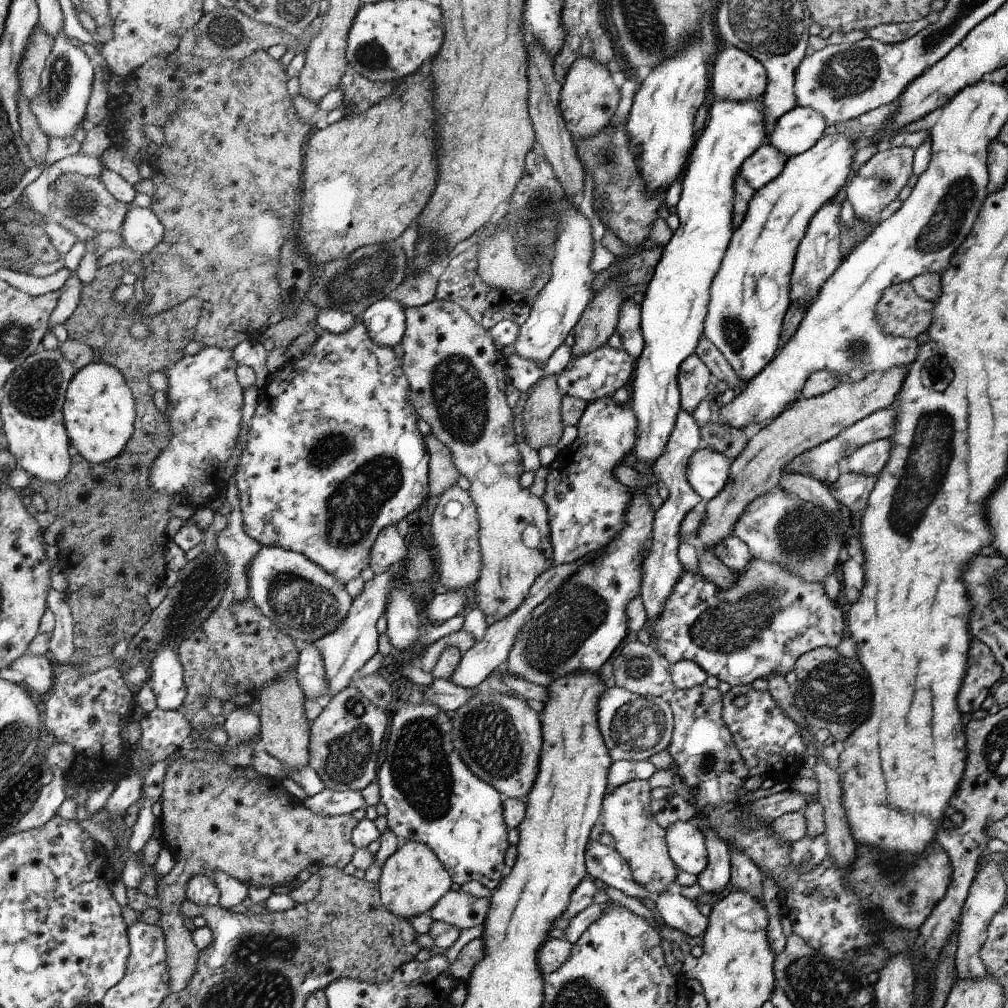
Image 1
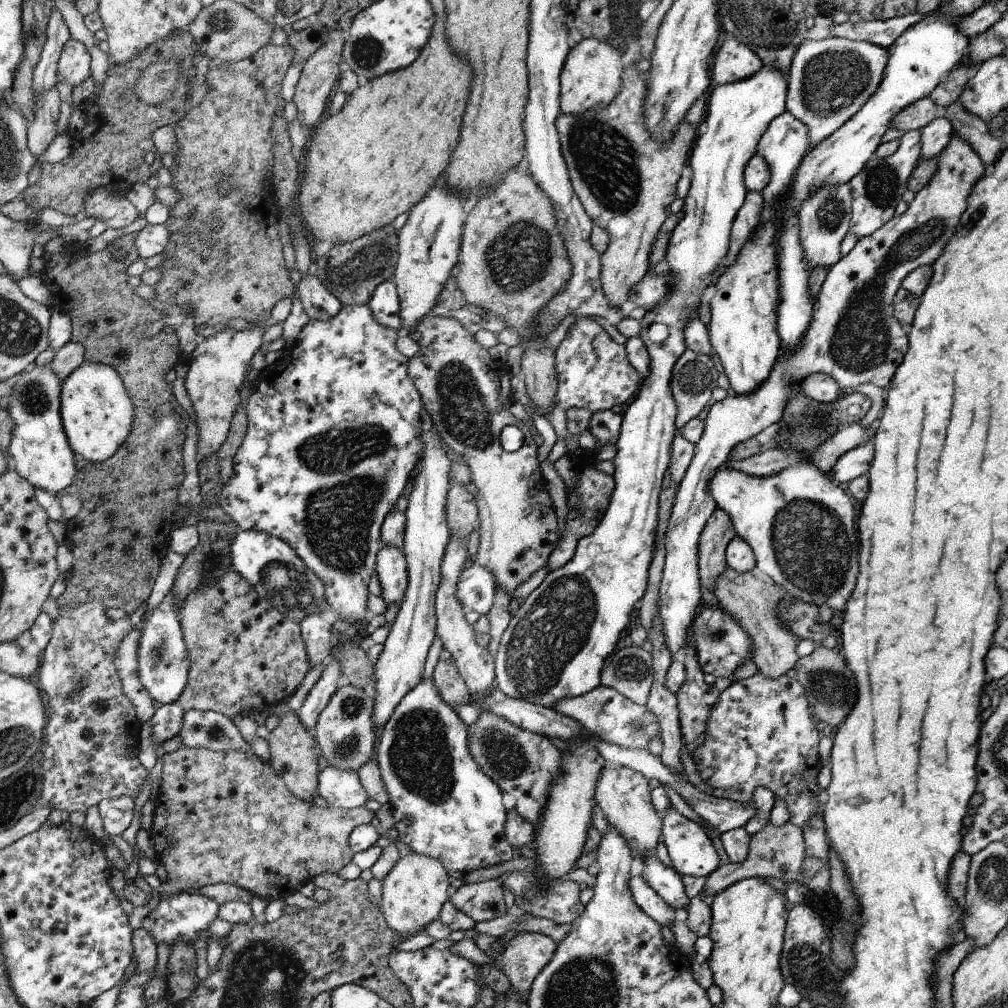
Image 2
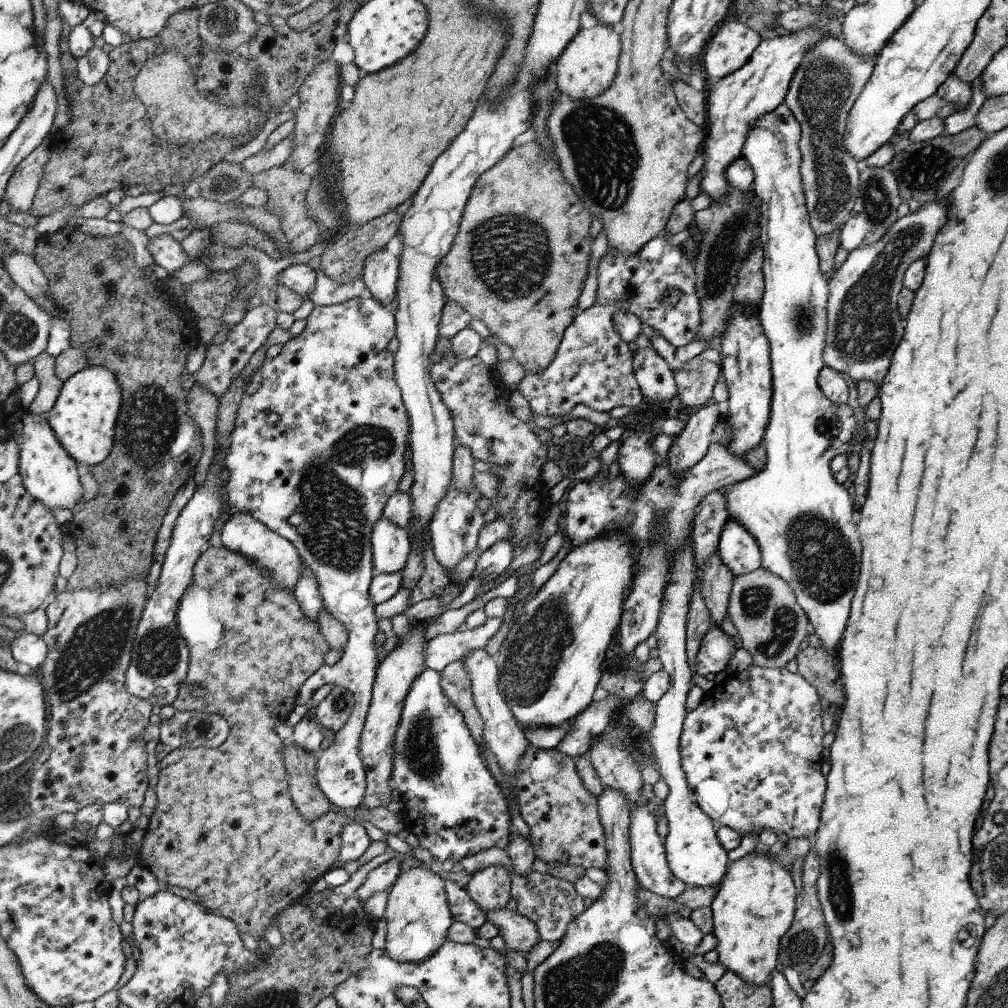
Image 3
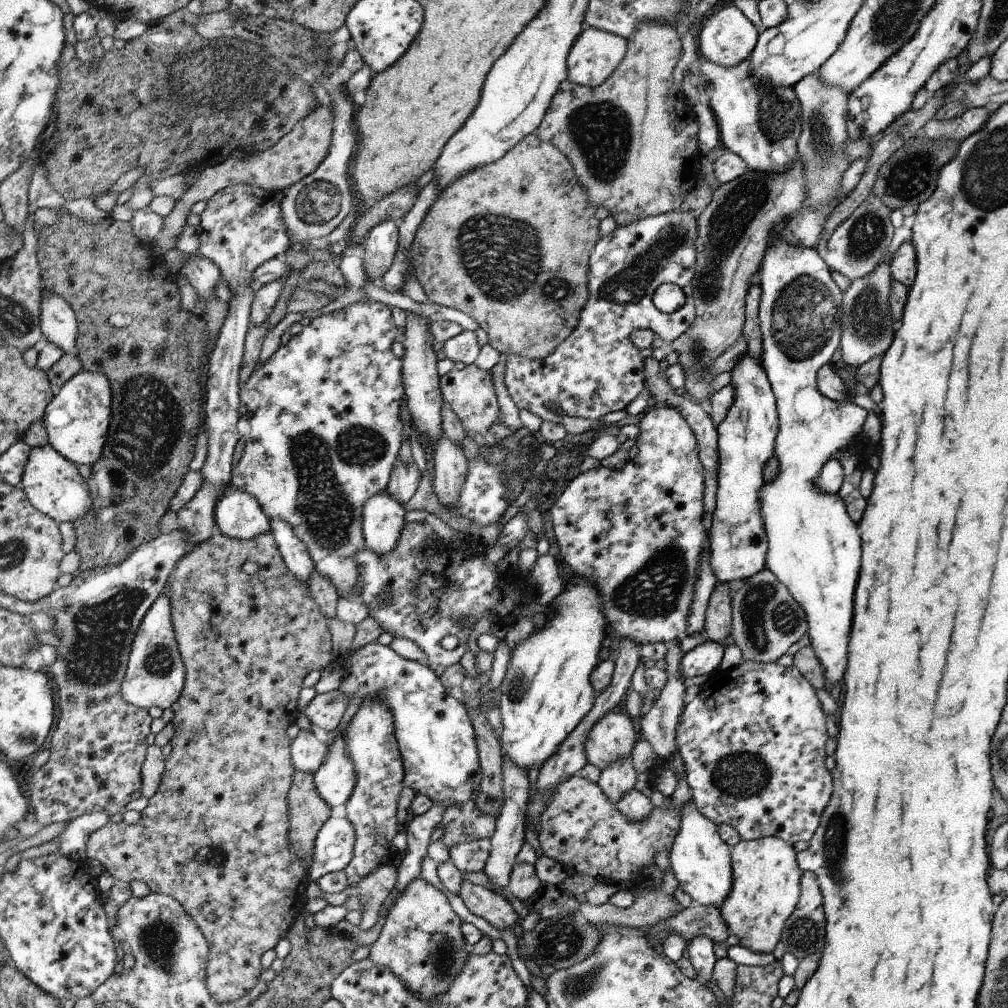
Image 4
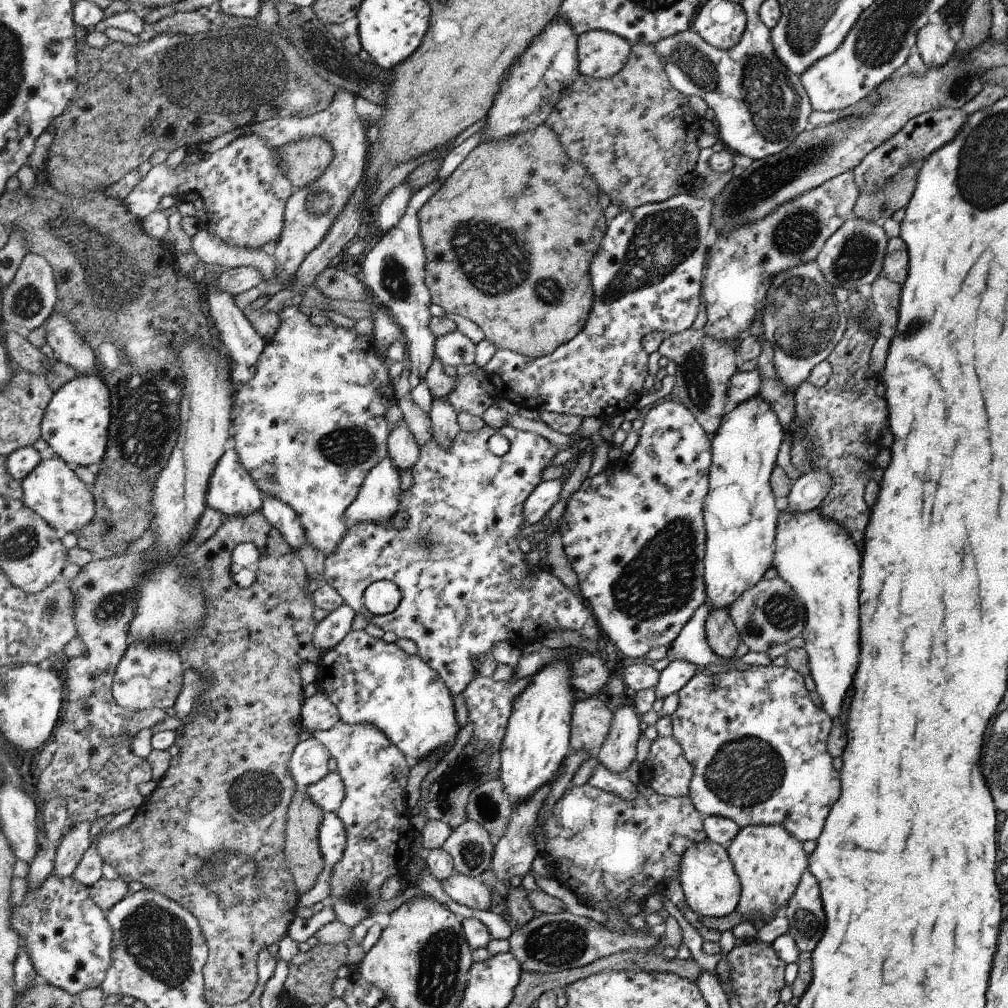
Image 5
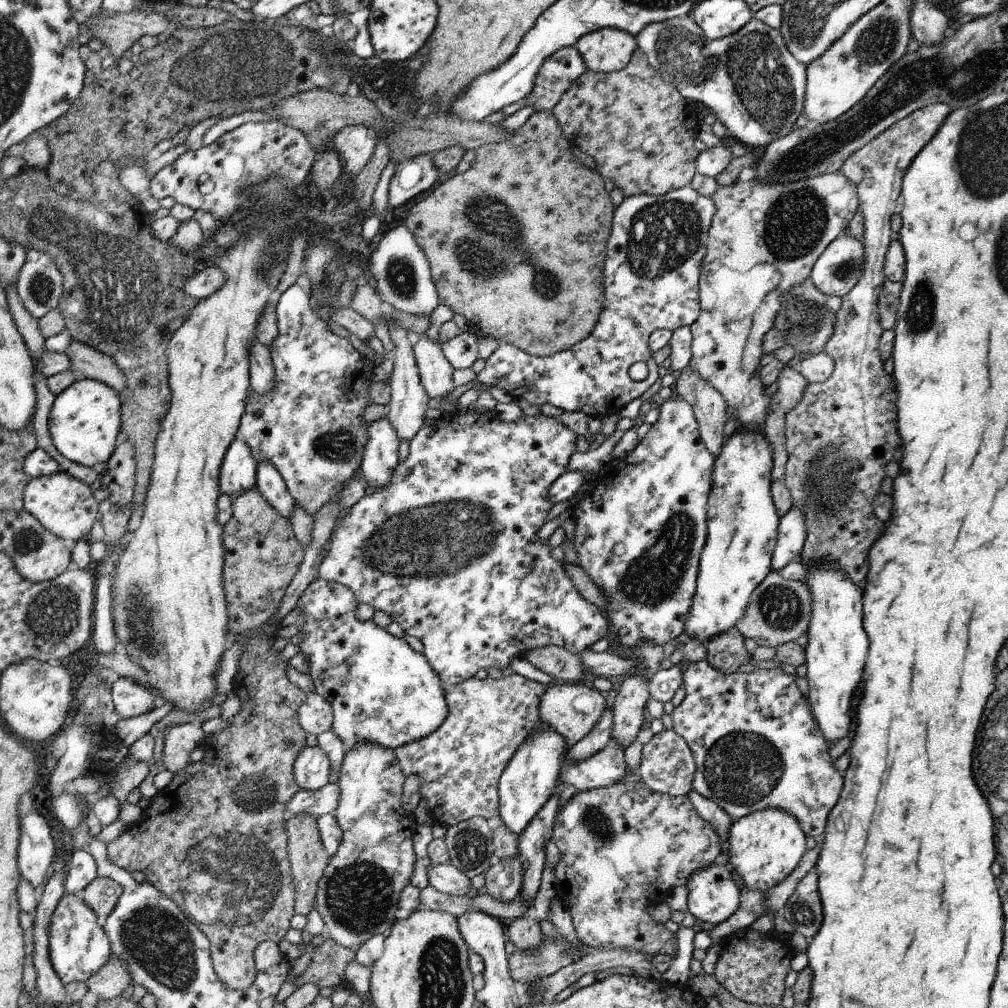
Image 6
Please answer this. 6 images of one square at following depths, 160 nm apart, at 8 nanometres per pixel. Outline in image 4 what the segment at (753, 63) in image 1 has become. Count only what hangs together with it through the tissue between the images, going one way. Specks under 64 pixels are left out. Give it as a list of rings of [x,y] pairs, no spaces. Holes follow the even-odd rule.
[[[726,2],[715,6],[705,16],[697,40],[698,52],[706,60],[723,67],[733,67],[748,59],[756,46],[759,32],[735,5]]]

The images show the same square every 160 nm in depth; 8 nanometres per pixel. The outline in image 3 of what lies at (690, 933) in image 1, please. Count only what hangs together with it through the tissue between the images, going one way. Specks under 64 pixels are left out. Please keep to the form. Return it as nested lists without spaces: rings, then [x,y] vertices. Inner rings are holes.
[[[650,805],[637,807],[632,809],[631,816],[631,848],[633,869],[641,888],[646,888],[654,894],[666,897],[667,899],[675,899],[680,896],[687,887],[684,881],[674,876],[670,870],[666,858],[666,849],[664,842],[656,833],[657,823],[652,814],[650,814]]]

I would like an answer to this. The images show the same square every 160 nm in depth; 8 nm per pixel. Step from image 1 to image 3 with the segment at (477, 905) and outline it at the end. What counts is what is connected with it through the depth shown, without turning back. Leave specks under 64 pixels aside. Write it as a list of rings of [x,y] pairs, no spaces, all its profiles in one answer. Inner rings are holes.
[[[491,866],[475,872],[464,887],[482,911],[495,911],[510,902],[512,878],[504,867]]]

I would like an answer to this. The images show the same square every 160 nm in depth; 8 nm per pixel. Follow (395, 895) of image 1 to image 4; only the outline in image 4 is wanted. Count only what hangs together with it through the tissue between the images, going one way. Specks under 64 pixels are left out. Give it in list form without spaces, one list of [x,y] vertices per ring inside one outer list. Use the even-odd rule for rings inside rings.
[[[414,879],[389,908],[386,922],[378,940],[372,943],[369,957],[399,976],[407,989],[427,1002],[448,990],[471,950],[465,942],[461,925],[460,918],[440,889],[424,879]]]

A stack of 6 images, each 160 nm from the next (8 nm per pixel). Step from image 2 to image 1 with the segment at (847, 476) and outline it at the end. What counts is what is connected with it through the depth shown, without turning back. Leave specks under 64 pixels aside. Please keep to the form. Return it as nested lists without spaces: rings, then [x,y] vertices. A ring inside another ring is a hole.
[[[878,439],[858,447],[847,458],[849,470],[860,474],[877,476],[882,472],[884,464],[888,462],[890,450],[892,450],[890,439]]]

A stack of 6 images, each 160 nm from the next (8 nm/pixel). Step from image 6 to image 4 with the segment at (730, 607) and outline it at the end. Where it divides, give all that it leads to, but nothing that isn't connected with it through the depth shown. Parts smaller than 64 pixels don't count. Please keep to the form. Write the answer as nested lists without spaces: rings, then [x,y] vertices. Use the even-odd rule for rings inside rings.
[[[744,353],[738,362],[735,362],[730,376],[734,400],[724,420],[717,426],[719,481],[713,523],[709,530],[710,564],[717,576],[717,582],[721,583],[728,583],[733,579],[748,579],[765,567],[769,544],[760,516],[758,491],[765,483],[763,466],[774,455],[774,443],[779,425],[776,399],[761,360]]]

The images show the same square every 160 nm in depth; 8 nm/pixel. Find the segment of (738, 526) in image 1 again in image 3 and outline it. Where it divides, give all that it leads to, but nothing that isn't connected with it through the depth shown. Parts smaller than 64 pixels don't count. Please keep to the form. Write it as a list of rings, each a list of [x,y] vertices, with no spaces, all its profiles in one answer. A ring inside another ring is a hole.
[[[782,103],[778,106],[778,108],[775,108],[772,112],[761,116],[761,118],[757,120],[755,126],[752,127],[749,135],[746,137],[746,142],[744,143],[742,149],[742,156],[752,165],[755,174],[755,181],[753,182],[752,190],[756,195],[759,206],[760,224],[758,228],[757,240],[763,248],[763,277],[765,280],[765,289],[761,303],[759,304],[759,316],[770,345],[773,395],[771,398],[770,418],[768,424],[766,425],[766,430],[761,442],[762,446],[766,449],[767,461],[765,467],[760,472],[756,472],[754,476],[734,483],[728,488],[724,488],[722,492],[727,511],[729,512],[729,518],[738,521],[744,528],[747,528],[747,531],[757,540],[758,546],[761,550],[762,567],[764,567],[767,571],[770,571],[772,574],[783,578],[788,583],[788,586],[792,588],[794,594],[796,595],[798,604],[806,613],[806,616],[809,618],[809,622],[813,624],[815,634],[822,639],[824,648],[836,654],[838,644],[842,638],[844,629],[846,628],[846,622],[850,614],[850,600],[852,600],[852,596],[854,596],[854,588],[856,588],[856,582],[858,582],[858,570],[860,570],[860,562],[858,562],[858,560],[860,560],[860,540],[858,540],[858,530],[856,530],[856,524],[854,524],[854,520],[852,520],[852,514],[854,514],[855,508],[855,504],[853,503],[853,493],[849,487],[844,487],[843,484],[840,484],[834,478],[831,471],[831,460],[840,453],[849,452],[848,442],[850,442],[854,436],[853,431],[856,428],[857,422],[850,405],[834,404],[834,402],[828,400],[828,398],[824,396],[824,393],[820,390],[817,383],[819,372],[822,370],[822,367],[825,366],[822,355],[823,348],[825,347],[825,336],[827,331],[827,300],[829,295],[829,284],[827,281],[828,278],[822,274],[819,267],[819,256],[817,255],[815,247],[817,236],[814,234],[814,231],[810,226],[809,212],[807,211],[807,206],[805,205],[803,182],[800,174],[800,137],[800,123],[796,120],[796,117],[792,114],[788,105],[786,103]]]

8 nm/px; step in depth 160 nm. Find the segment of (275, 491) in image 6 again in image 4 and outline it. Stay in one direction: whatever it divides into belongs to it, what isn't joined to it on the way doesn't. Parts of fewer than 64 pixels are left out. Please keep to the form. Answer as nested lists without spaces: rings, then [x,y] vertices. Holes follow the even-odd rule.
[[[270,519],[272,534],[276,537],[278,548],[285,559],[290,572],[302,583],[310,582],[312,573],[315,571],[314,561],[310,553],[292,527],[286,521]]]

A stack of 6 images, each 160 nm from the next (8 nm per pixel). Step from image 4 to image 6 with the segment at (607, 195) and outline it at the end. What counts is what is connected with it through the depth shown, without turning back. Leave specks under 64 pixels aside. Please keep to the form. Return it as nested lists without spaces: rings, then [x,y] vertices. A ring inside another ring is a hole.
[[[637,48],[633,52],[633,58],[630,62],[619,71],[611,73],[599,73],[587,69],[581,74],[581,78],[573,83],[573,86],[562,95],[560,102],[553,109],[554,115],[557,117],[558,124],[561,126],[563,135],[570,139],[573,146],[580,148],[580,152],[584,152],[593,158],[595,169],[602,176],[605,176],[608,181],[611,180],[617,188],[622,190],[625,198],[630,197],[632,194],[641,195],[663,195],[667,192],[686,187],[691,184],[692,177],[697,172],[696,159],[700,152],[694,145],[694,140],[698,137],[700,131],[700,124],[698,120],[698,111],[694,102],[684,98],[673,84],[667,83],[662,75],[649,63],[647,56]]]

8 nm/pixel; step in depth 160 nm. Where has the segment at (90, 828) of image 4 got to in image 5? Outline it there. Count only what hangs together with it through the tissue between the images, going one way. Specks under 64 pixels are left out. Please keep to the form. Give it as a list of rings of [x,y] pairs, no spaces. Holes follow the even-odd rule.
[[[82,821],[70,826],[67,834],[61,838],[55,852],[54,873],[59,877],[71,876],[76,870],[82,855],[92,846],[89,821]]]

